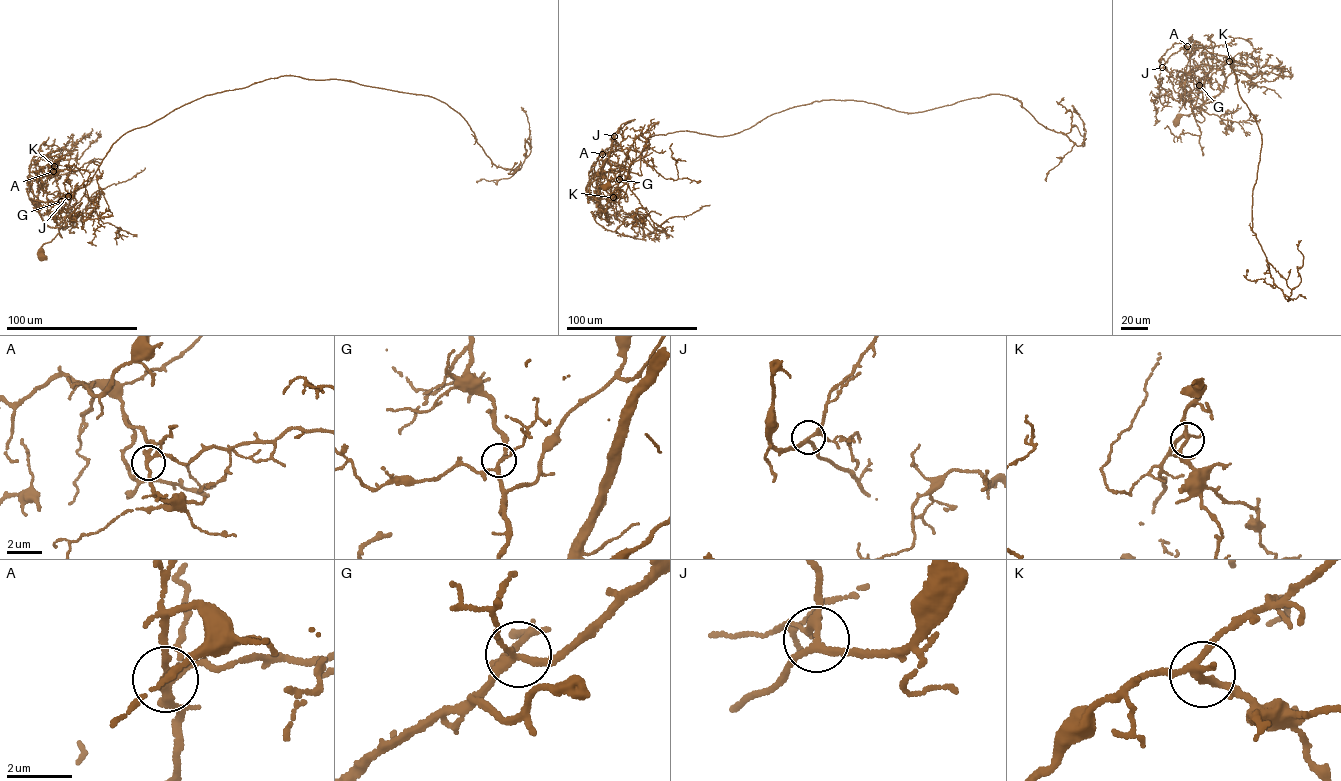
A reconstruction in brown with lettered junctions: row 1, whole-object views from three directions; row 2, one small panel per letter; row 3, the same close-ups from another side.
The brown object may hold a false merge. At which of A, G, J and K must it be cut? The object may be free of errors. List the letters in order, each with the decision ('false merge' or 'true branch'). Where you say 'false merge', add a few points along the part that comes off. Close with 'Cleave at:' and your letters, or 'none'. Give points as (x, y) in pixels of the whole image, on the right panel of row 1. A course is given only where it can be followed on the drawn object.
A: true branch
G: true branch
J: true branch
K: true branch
Cleave at: none

